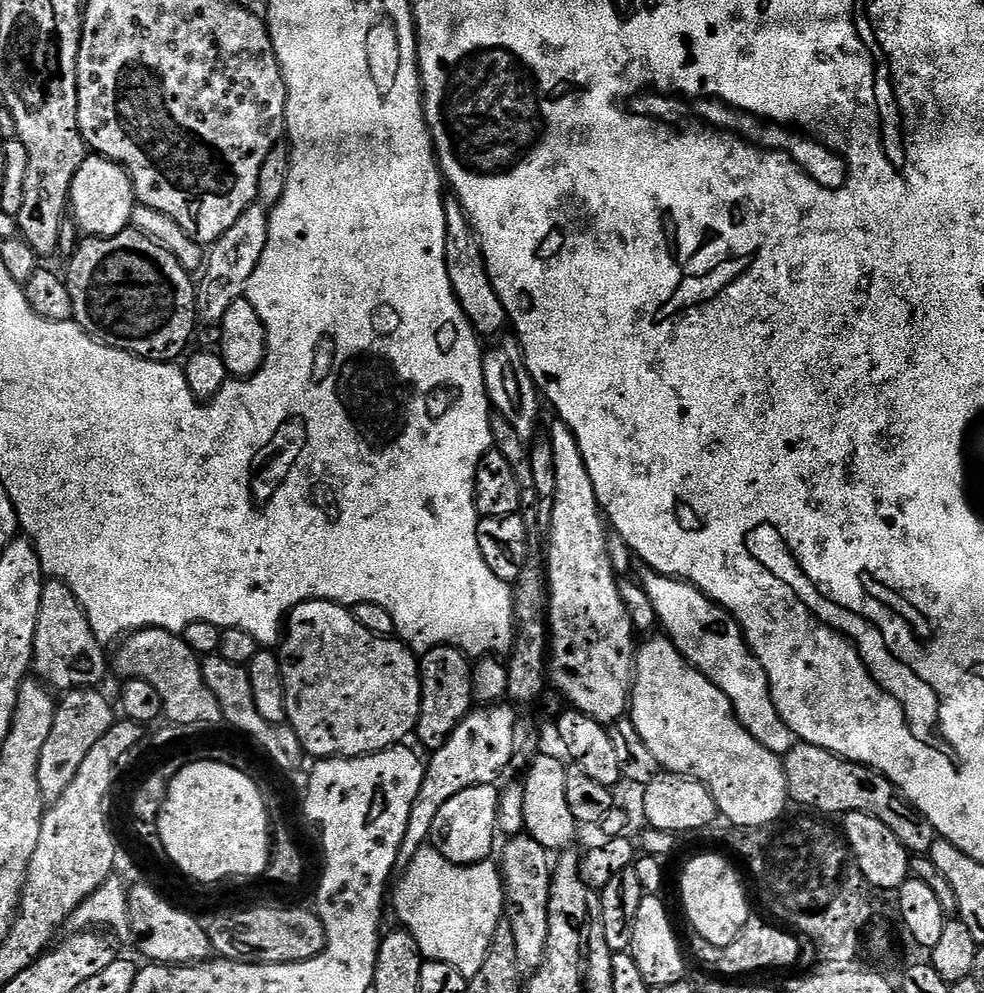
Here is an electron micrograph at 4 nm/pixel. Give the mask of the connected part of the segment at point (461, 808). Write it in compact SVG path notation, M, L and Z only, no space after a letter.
M479 784L454 794L454 798L438 810L432 823L430 840L436 851L441 852L451 864L467 866L485 863L491 857L488 855L498 837L496 819L500 813L500 793L501 789L496 784Z

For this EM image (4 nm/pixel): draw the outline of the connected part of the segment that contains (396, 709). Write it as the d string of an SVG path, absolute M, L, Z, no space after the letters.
M307 600L292 609L286 620L286 631L278 648L280 669L284 675L286 690L287 723L298 734L305 753L312 758L351 758L353 756L370 756L373 752L381 752L387 748L399 745L407 736L411 737L416 731L416 723L420 717L420 661L417 653L407 644L396 638L375 636L358 622L355 615L345 605L335 604L333 600Z

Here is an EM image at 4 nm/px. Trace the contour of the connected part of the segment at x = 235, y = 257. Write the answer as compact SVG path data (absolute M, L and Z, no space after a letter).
M257 202L252 204L218 238L206 252L206 259L202 265L204 281L196 284L196 315L205 325L219 324L220 320L234 306L234 302L245 299L248 283L266 250L266 242L270 234L270 212L265 205Z

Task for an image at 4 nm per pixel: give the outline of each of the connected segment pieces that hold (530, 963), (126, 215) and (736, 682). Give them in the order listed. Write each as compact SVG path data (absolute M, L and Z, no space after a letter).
M531 834L511 837L504 848L498 867L504 882L507 900L506 918L514 930L514 946L518 950L521 973L534 974L544 965L548 941L548 899L554 875L553 861L548 861L549 849L544 848Z
M85 155L78 174L74 174L70 212L81 233L88 236L113 236L125 232L132 223L132 211L138 201L132 188L132 180L121 164L116 164L104 156Z
M647 566L641 569L638 580L654 604L663 635L672 640L677 650L700 673L710 678L710 682L714 682L714 686L718 686L726 698L730 698L741 724L762 742L762 746L777 754L789 752L797 744L798 737L787 721L781 719L780 711L772 701L768 675L744 639L740 623L721 604L716 604L701 588L695 588L687 580L663 576Z

